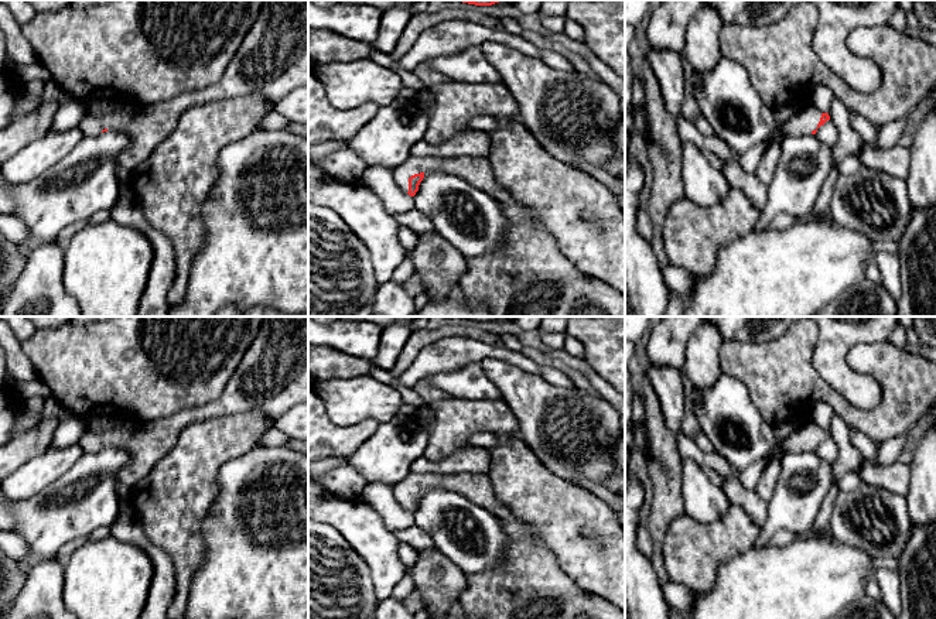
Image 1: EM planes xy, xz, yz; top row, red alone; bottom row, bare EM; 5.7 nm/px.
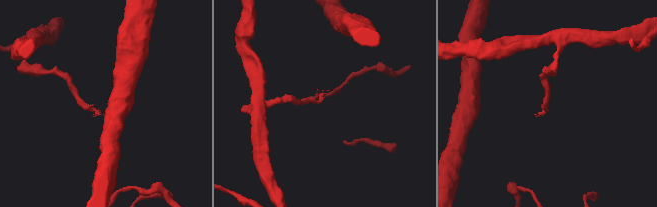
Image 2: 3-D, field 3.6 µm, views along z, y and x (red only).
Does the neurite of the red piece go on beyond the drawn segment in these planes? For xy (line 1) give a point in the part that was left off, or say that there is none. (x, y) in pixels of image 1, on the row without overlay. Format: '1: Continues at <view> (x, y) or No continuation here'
1: No continuation here

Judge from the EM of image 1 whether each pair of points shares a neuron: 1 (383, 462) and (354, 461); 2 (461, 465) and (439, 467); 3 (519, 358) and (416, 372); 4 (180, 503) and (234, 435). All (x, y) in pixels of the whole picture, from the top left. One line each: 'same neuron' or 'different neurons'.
1: same neuron
2: same neuron
3: same neuron
4: same neuron

